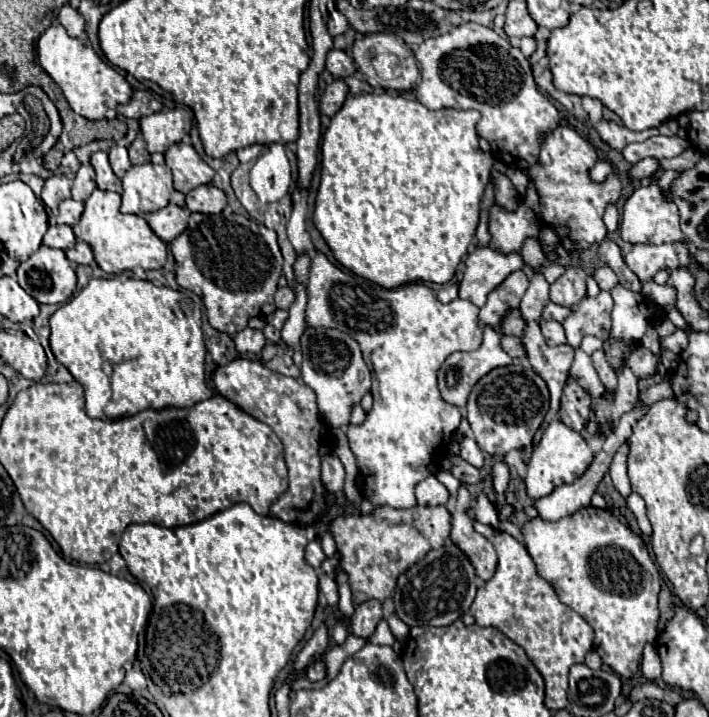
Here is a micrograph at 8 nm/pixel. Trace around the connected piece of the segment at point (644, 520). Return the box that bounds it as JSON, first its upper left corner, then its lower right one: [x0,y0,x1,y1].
[624,493,652,535]

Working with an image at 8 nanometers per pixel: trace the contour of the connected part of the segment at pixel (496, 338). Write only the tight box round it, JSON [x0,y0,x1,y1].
[438,325,512,407]

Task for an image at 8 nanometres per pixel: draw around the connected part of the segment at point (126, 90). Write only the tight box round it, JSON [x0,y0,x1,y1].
[36,25,132,121]

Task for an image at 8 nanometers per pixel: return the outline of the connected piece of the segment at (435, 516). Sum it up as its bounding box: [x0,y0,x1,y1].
[330,507,450,605]

